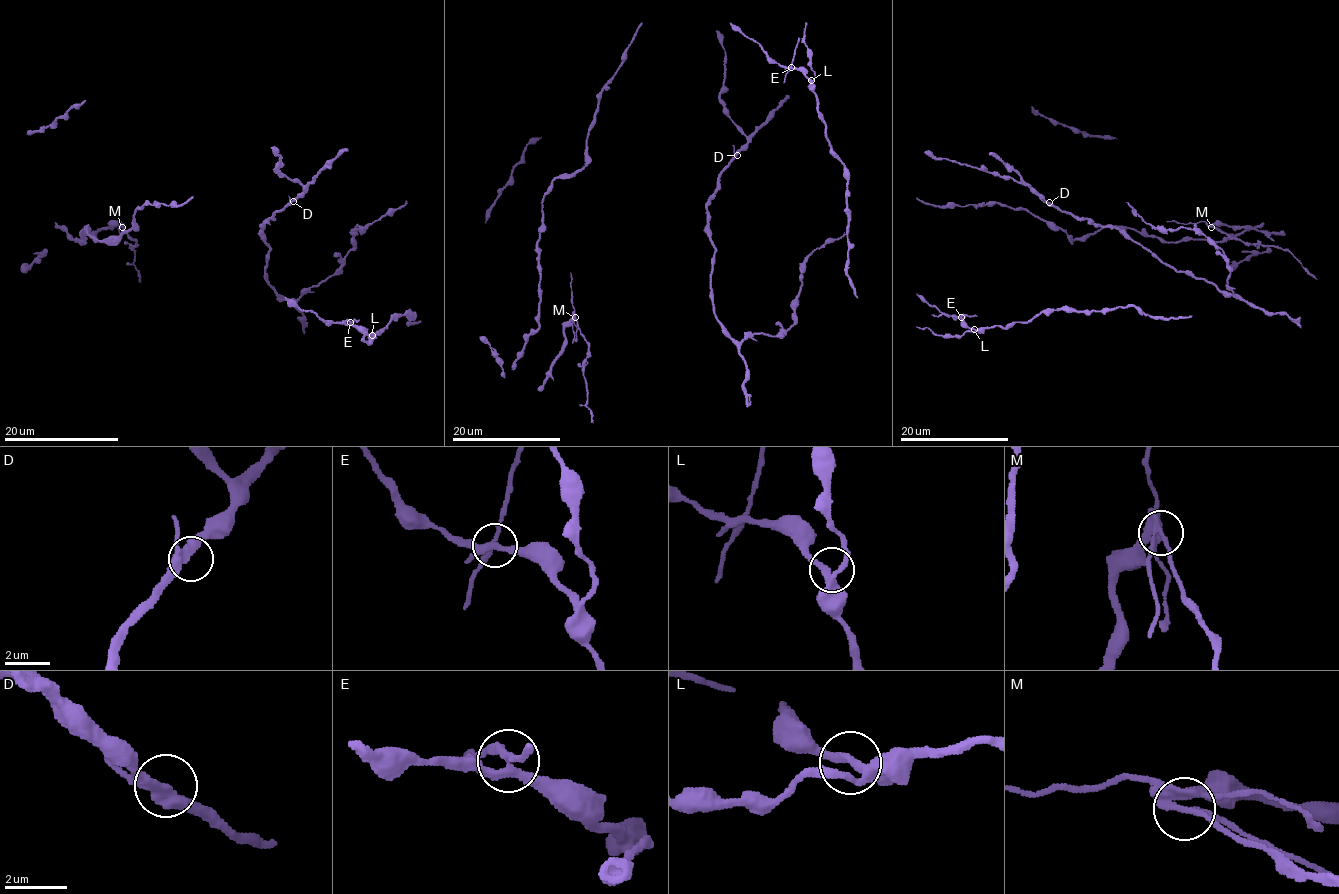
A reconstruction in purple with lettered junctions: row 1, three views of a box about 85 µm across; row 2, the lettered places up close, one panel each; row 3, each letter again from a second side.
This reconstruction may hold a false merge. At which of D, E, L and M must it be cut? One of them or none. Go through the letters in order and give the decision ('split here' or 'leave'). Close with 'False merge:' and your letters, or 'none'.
D: leave
E: split here
L: leave
M: leave
False merge: E

